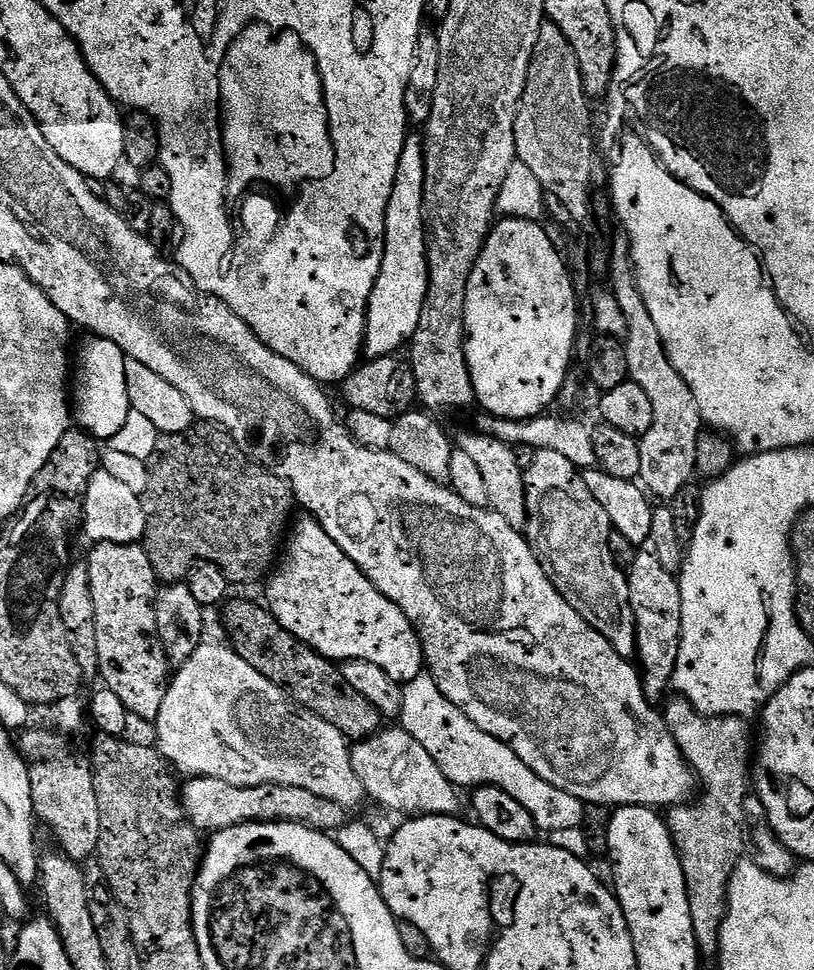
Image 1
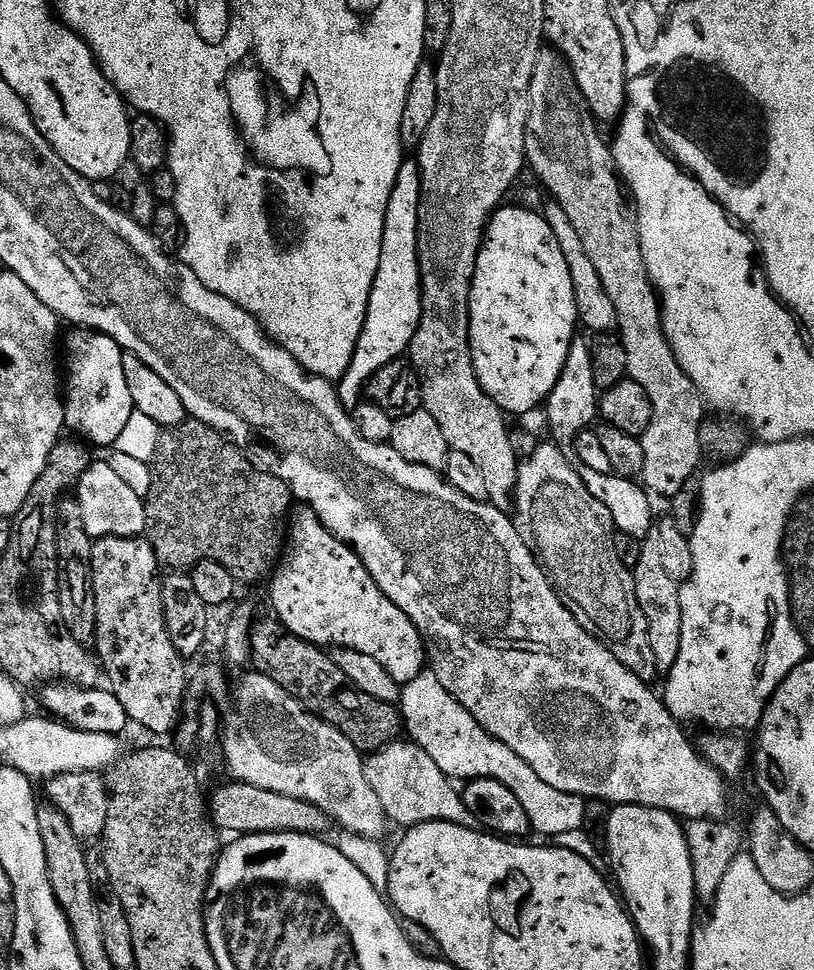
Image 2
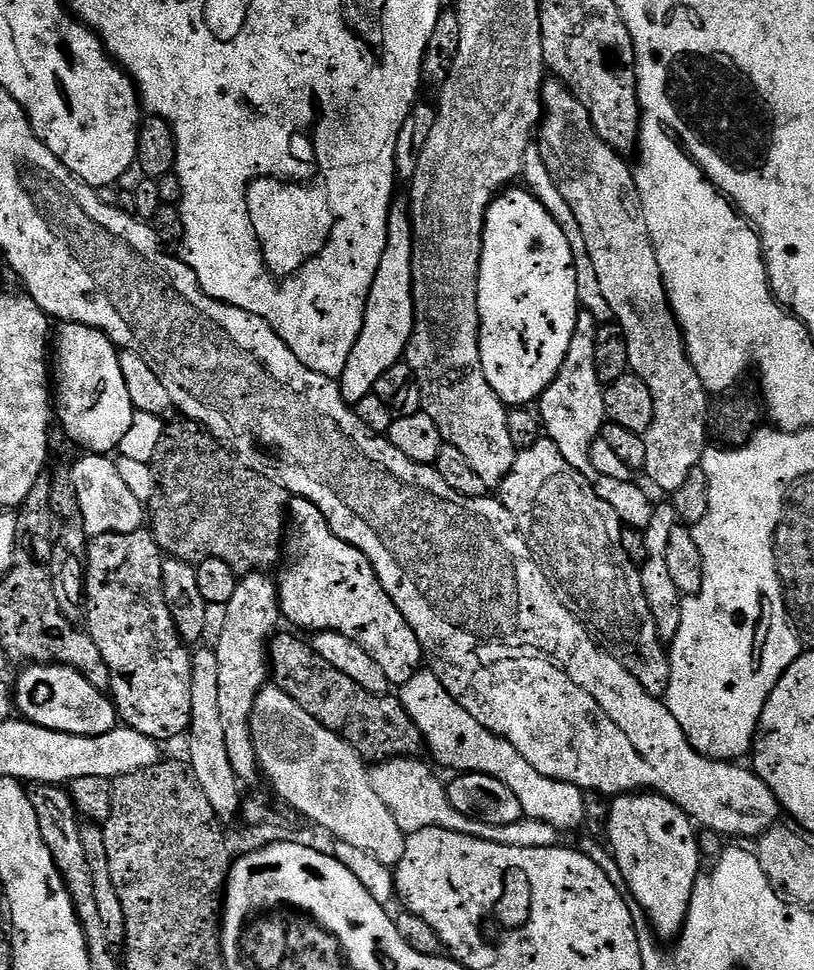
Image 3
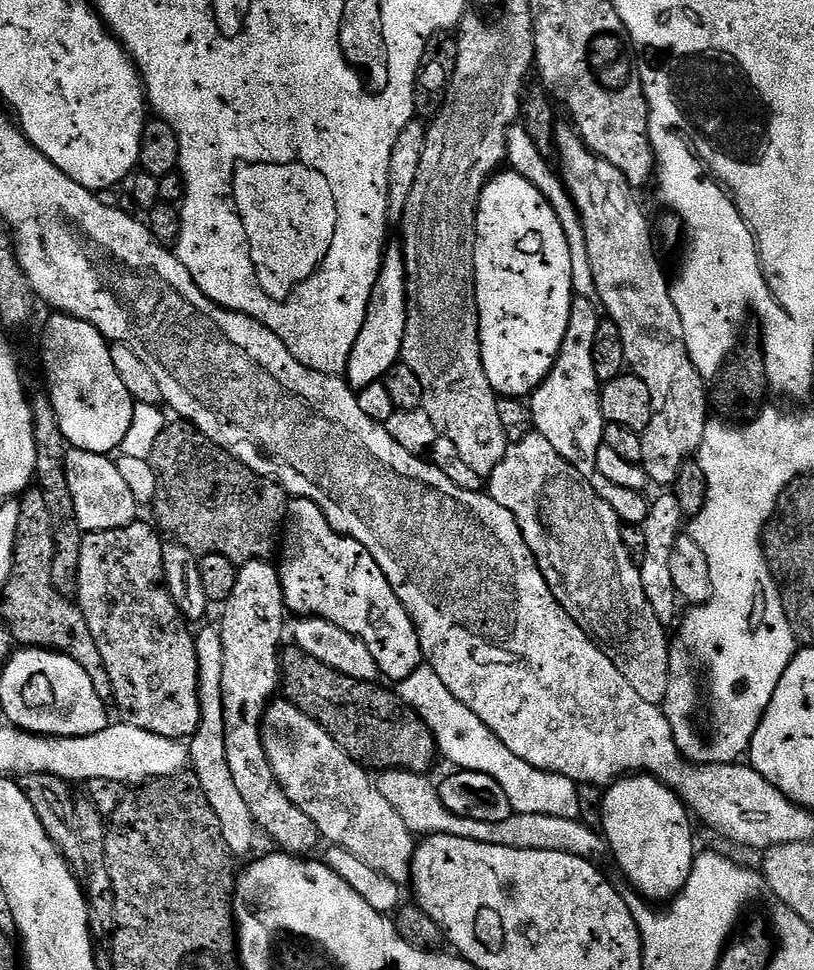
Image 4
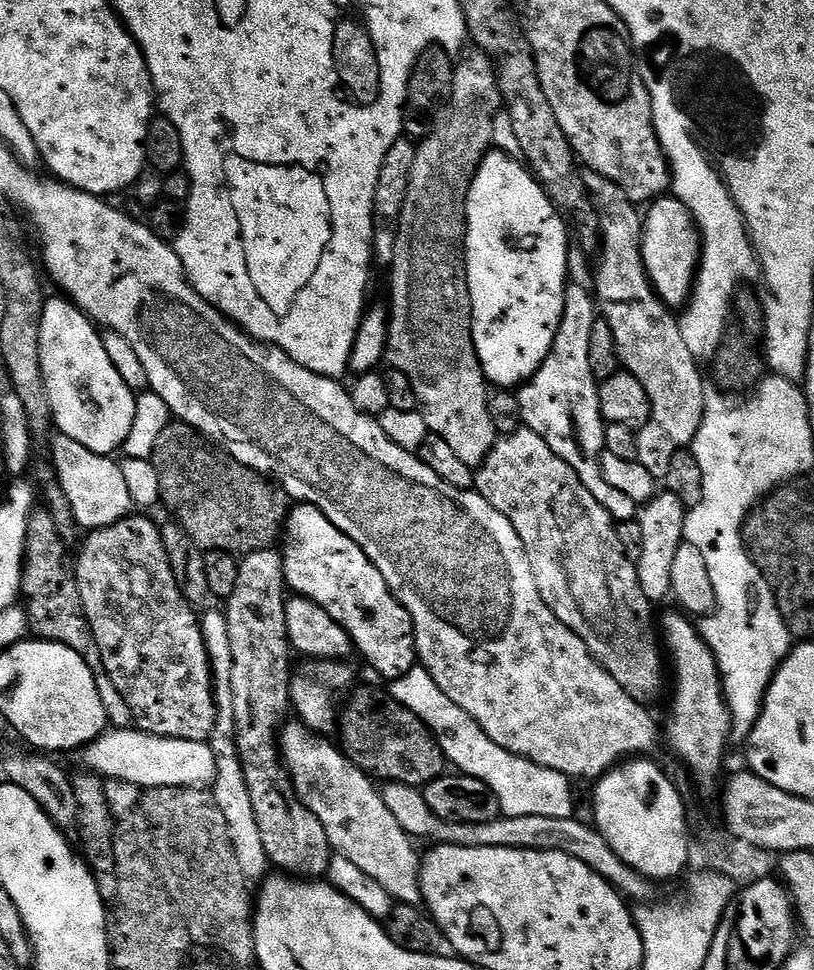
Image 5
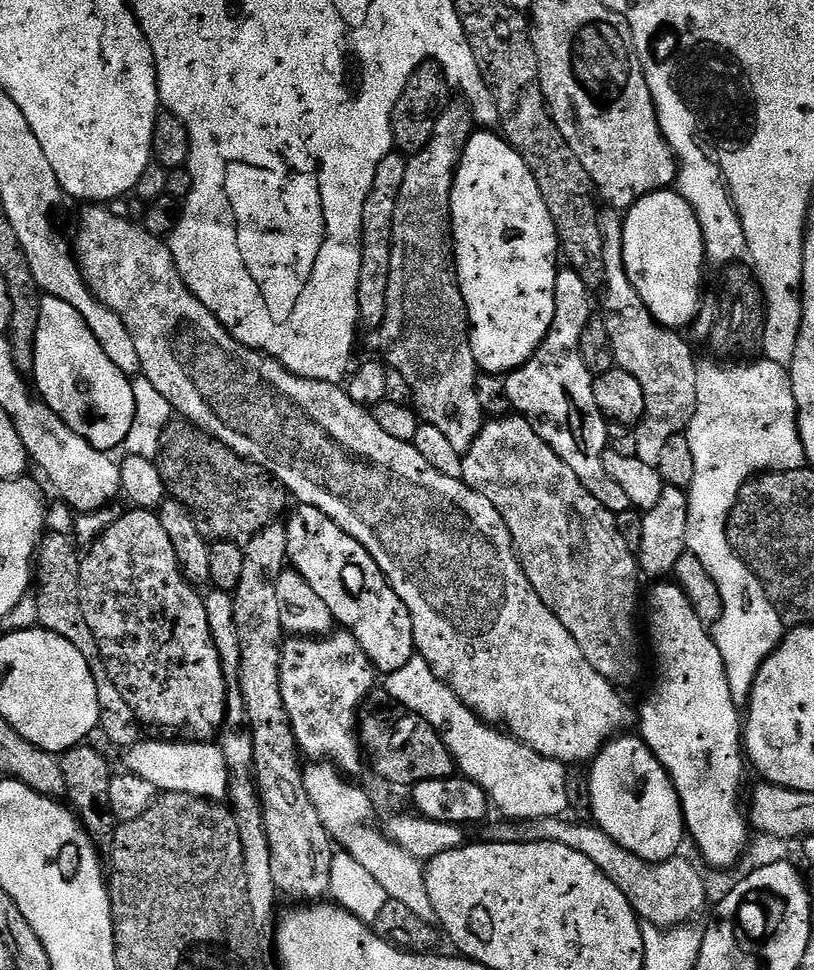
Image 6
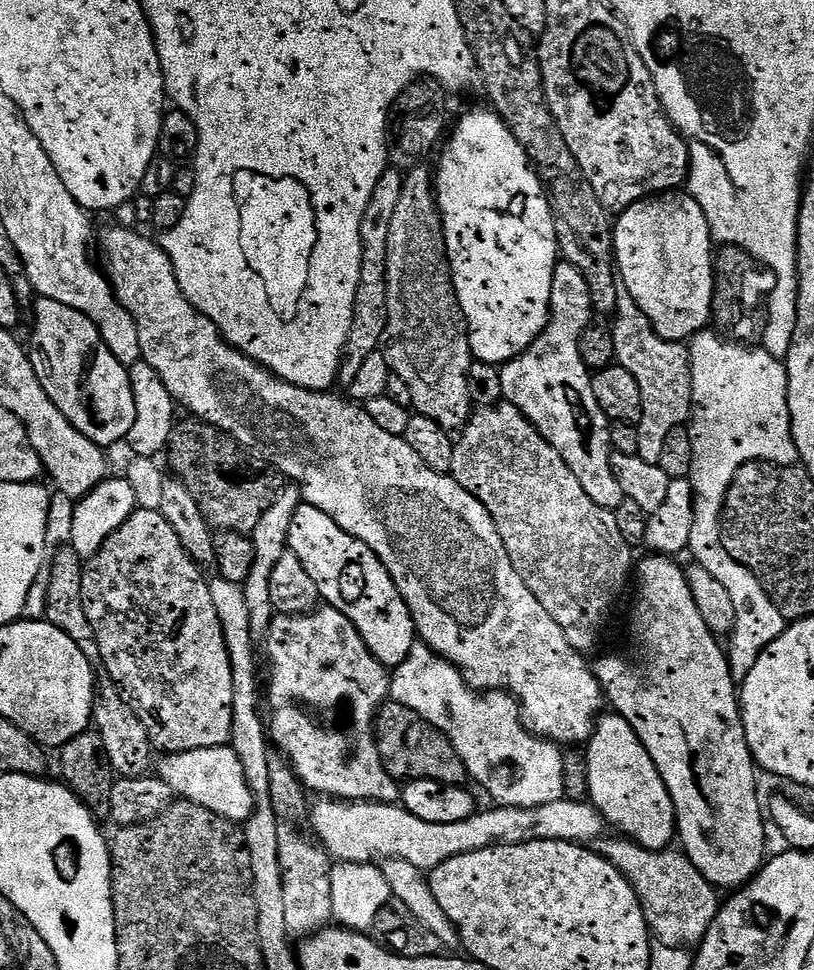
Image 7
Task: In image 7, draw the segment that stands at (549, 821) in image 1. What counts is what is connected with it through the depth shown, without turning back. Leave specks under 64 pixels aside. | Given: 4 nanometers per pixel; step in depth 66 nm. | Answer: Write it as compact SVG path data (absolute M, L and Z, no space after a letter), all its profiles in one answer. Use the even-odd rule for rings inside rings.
M417 642L410 650L406 662L402 662L391 673L390 696L395 703L406 706L410 710L414 710L414 714L418 714L423 720L430 722L435 728L442 730L442 734L446 734L446 738L450 738L454 750L458 750L458 754L466 766L469 777L471 777L473 781L477 780L477 782L496 799L495 803L497 805L506 808L534 808L536 806L550 806L552 802L558 802L559 800L565 799L563 786L564 752L562 751L561 745L553 744L552 741L546 740L542 736L532 735L528 725L525 724L522 719L522 709L515 696L510 696L507 692L486 692L481 694L477 692L476 689L468 687L468 683L464 681L463 674L460 673L445 656L439 656L429 644Z

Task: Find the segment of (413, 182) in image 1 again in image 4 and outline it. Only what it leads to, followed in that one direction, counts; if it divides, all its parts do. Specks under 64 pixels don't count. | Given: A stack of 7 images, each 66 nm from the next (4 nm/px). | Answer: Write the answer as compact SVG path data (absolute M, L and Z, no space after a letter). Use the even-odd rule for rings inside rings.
M389 243L380 262L376 285L372 287L372 297L366 310L366 322L362 322L362 330L358 330L358 342L354 342L354 350L350 350L350 362L346 373L349 388L359 390L371 384L378 384L388 375L390 369L400 360L407 317L404 250L399 243Z

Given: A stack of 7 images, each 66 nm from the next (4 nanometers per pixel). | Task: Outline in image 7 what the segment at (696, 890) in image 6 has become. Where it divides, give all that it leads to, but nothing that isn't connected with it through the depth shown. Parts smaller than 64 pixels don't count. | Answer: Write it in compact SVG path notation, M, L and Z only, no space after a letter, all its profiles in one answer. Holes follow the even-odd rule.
M611 834L605 835L595 841L594 850L602 858L606 858L606 862L610 862L610 866L614 866L628 879L632 889L638 894L651 935L668 948L688 948L689 946L699 945L700 941L704 939L706 930L712 925L717 914L720 913L722 900L721 897L716 897L719 896L717 889L712 887L710 881L694 866L692 859L684 855L683 851L655 852L640 844L635 844L627 838L619 839L611 836Z

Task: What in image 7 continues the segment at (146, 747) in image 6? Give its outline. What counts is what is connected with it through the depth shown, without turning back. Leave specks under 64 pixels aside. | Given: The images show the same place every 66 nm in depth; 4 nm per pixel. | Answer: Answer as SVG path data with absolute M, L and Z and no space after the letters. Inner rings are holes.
M231 746L174 752L163 759L164 765L158 769L158 775L171 786L177 797L206 806L206 810L214 810L214 814L233 822L246 822L252 816L252 791L246 782L242 762Z

